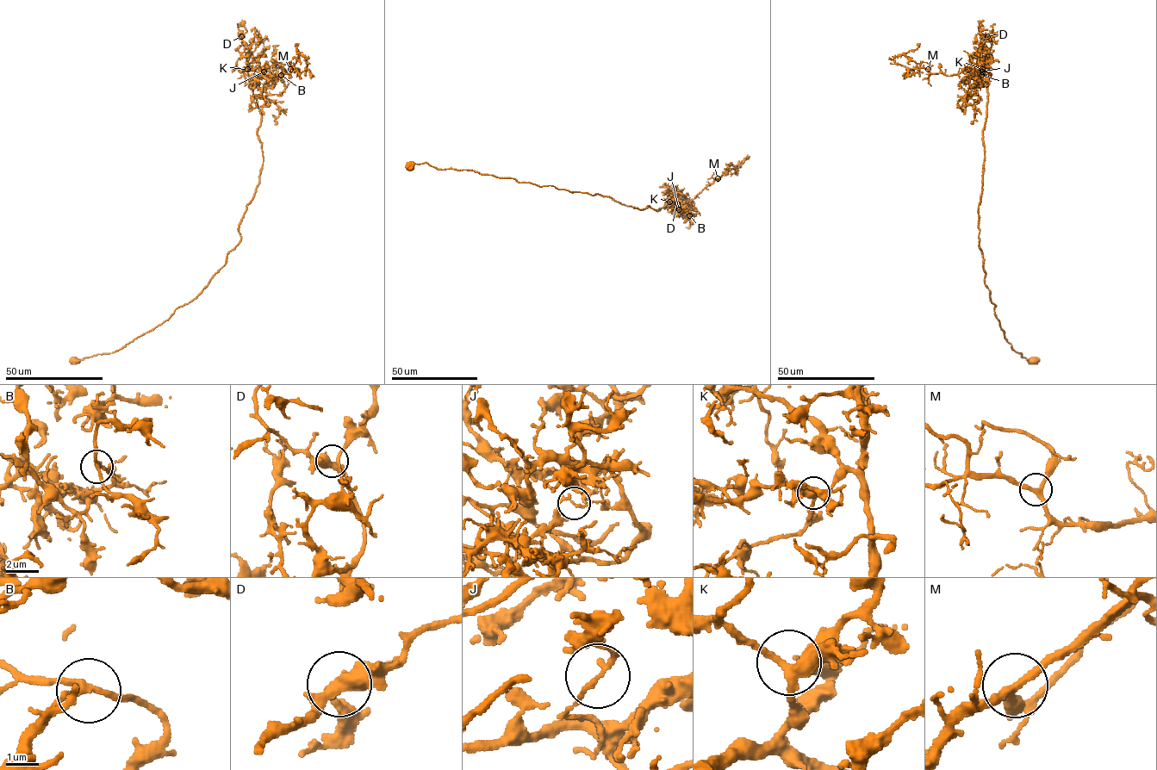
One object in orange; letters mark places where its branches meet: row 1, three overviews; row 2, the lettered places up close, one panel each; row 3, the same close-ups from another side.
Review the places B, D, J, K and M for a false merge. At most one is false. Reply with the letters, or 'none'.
J

